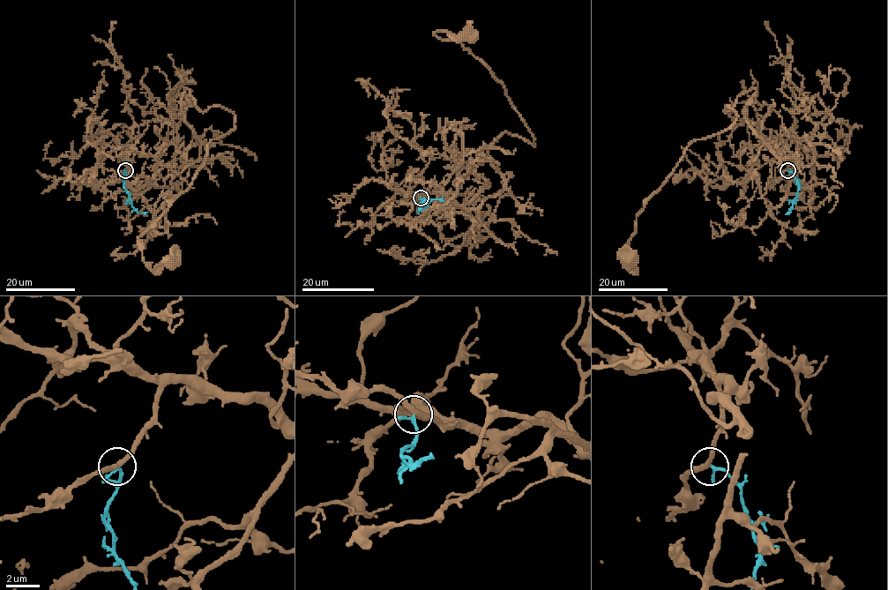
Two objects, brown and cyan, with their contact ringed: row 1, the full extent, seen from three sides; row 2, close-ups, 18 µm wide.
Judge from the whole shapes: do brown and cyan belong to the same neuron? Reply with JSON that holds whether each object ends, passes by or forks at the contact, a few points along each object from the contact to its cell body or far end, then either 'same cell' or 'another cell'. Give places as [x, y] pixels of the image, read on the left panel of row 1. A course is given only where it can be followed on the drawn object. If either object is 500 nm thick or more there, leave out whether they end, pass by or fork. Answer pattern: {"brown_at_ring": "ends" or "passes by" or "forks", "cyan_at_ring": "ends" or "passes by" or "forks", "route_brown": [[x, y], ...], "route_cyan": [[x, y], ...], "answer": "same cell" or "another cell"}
{"brown_at_ring": "passes by", "cyan_at_ring": "passes by", "route_brown": [[125, 170], [136, 153], [205, 156], [185, 88], [235, 115], [138, 239], [152, 269], [172, 262]], "route_cyan": [[125, 170], [123, 183], [130, 201], [138, 212], [146, 214]], "answer": "another cell"}

